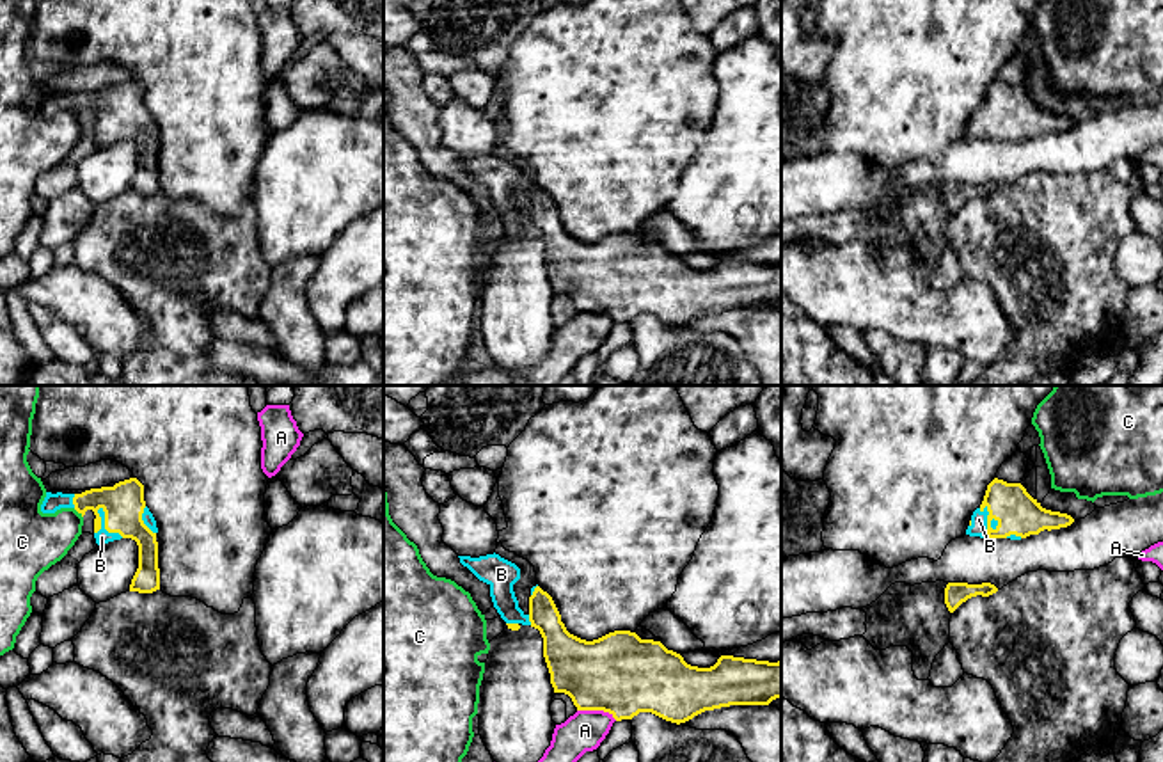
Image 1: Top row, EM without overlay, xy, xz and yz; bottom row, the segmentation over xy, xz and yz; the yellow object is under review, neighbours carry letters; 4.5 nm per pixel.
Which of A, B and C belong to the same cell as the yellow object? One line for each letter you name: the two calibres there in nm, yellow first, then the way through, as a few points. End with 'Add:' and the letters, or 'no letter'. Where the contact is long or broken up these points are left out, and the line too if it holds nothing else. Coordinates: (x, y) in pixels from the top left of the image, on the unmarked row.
B: 190/70 nm
Add: B

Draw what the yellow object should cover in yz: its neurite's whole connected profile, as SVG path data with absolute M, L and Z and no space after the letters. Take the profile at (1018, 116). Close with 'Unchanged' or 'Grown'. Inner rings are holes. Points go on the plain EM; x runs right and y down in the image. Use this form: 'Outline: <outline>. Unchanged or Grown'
Outline: M994 80L973 114L966 137L1021 142L1048 131L1067 130L1074 121L1040 108L1021 85Z. Grown

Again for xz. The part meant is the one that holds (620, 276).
Outline: M458 158L490 188L494 210L508 231L531 227L543 240L543 259L554 295L572 300L577 313L604 313L616 323L652 314L671 325L730 307L769 307L781 300L781 263L721 258L710 270L691 268L661 243L614 233L586 243L570 236L552 199L531 190L529 215L518 210L513 187L520 171L501 160Z. Grown

